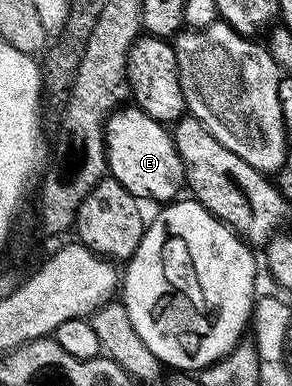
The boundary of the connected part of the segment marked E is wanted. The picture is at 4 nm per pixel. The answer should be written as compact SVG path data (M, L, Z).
M119 107L106 119L106 164L109 176L115 177L130 194L139 199L147 197L157 203L169 203L183 192L186 172L174 146L171 130L165 124L149 117L137 107Z

